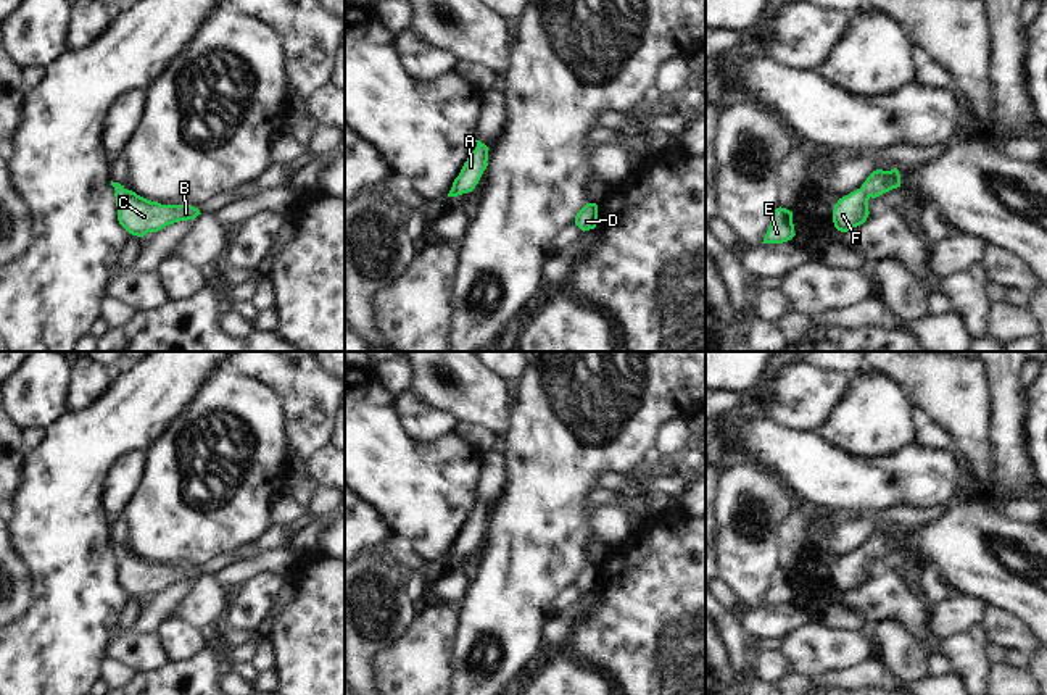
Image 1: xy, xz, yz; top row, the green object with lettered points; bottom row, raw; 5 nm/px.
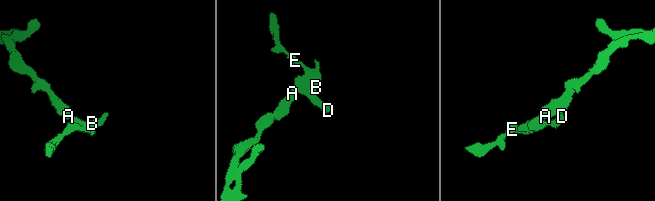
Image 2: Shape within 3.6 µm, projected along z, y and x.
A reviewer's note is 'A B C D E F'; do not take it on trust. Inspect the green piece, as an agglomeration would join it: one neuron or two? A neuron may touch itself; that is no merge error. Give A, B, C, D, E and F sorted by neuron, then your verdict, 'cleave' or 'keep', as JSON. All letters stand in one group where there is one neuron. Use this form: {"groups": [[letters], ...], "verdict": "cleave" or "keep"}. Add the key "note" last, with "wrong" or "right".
{"groups": [["A", "B", "C", "D", "E", "F"]], "verdict": "keep", "note": "right"}

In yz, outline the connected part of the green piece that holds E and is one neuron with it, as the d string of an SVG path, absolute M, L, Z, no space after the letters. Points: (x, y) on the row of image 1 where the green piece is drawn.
M776 208L762 243L783 243L794 237L792 211Z

